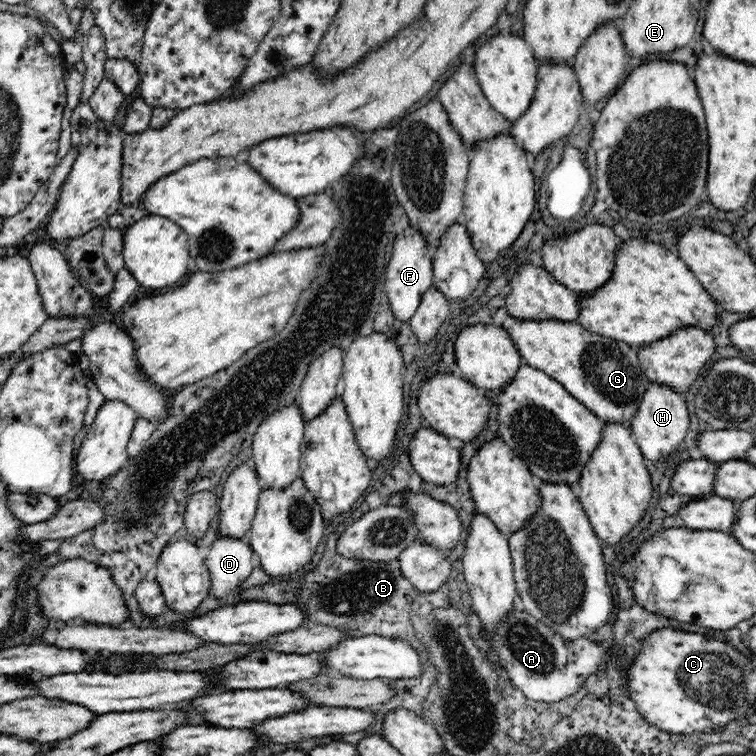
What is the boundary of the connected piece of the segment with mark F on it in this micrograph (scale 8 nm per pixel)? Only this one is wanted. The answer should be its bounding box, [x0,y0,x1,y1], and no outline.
[386,226,433,324]

